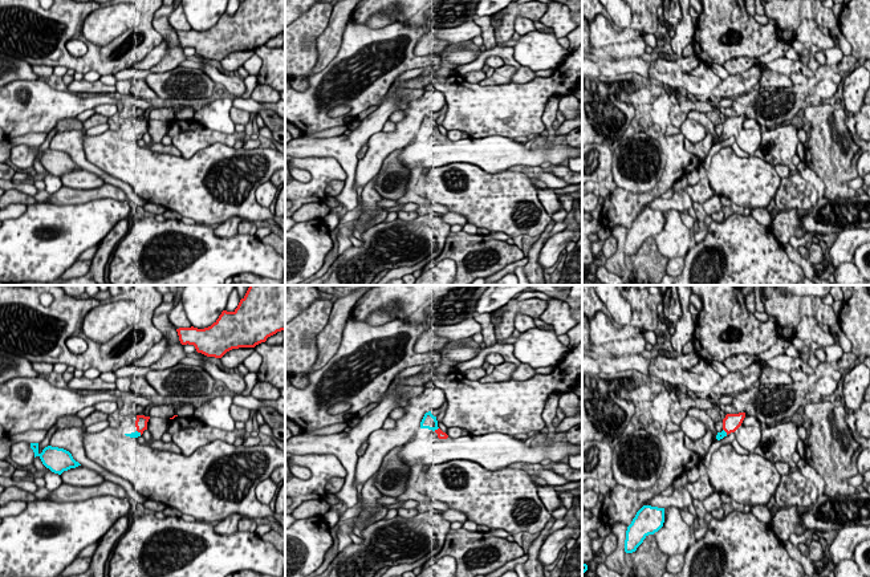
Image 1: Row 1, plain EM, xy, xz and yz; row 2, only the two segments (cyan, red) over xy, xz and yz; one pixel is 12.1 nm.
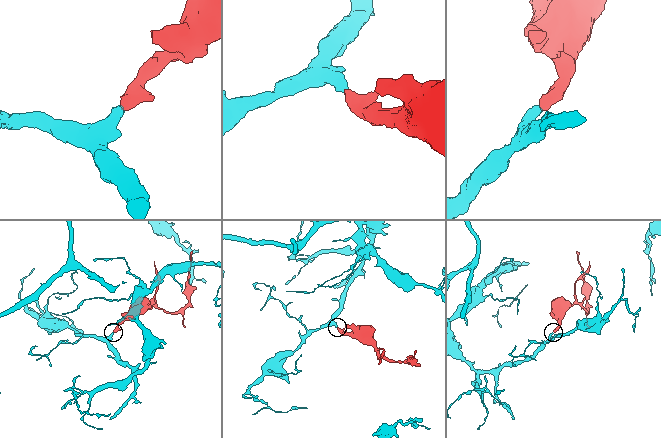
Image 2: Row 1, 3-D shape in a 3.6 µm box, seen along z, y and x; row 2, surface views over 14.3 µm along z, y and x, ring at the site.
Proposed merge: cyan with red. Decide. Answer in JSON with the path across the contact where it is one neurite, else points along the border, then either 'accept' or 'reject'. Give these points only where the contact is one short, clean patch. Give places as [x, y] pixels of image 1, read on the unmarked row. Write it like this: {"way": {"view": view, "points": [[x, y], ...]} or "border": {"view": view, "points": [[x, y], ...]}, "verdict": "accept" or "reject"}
{"verdict": "accept"}

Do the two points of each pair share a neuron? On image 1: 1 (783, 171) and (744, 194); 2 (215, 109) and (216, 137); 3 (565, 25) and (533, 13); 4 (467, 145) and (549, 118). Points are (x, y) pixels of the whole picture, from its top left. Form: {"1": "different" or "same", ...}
{"1": "different", "2": "different", "3": "different", "4": "different"}

